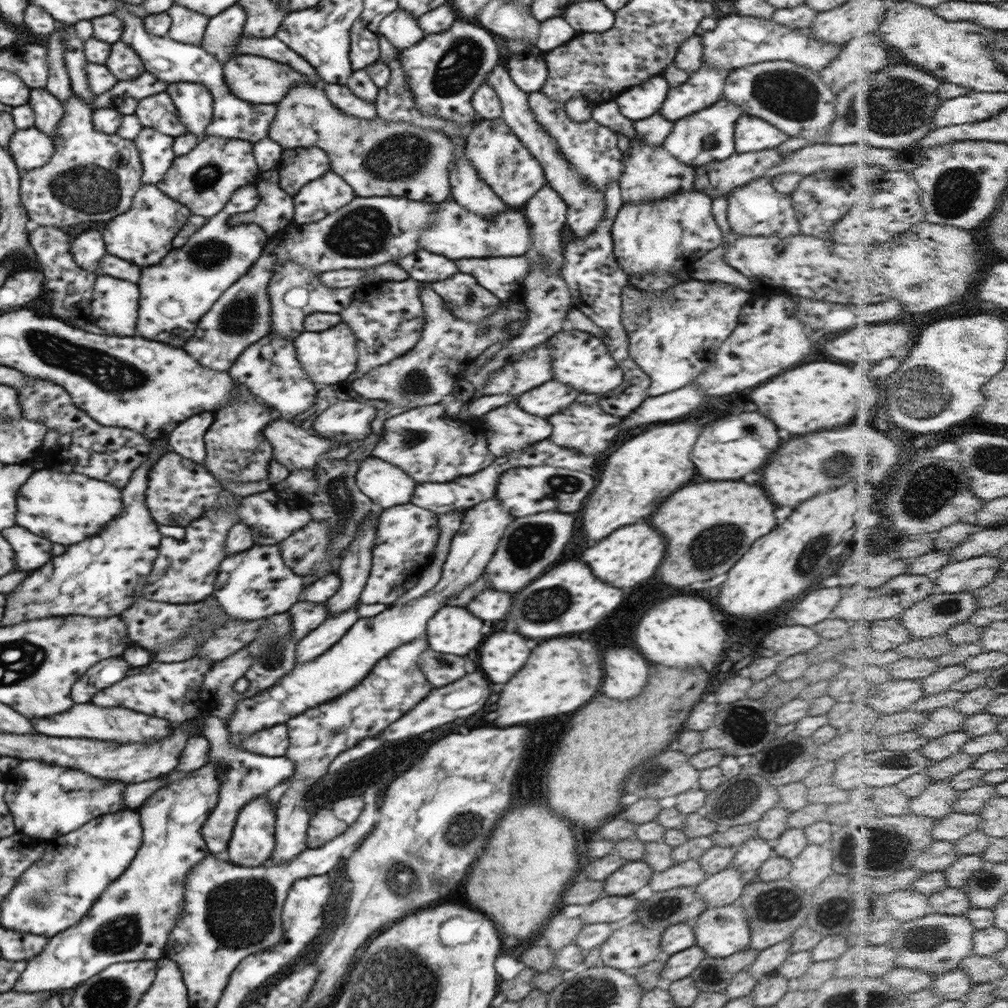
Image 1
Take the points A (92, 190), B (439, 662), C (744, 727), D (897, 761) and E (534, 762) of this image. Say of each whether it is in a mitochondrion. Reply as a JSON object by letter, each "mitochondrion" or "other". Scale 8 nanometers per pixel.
{"A":"mitochondrion","B":"mitochondrion","C":"mitochondrion","D":"other","E":"mitochondrion"}

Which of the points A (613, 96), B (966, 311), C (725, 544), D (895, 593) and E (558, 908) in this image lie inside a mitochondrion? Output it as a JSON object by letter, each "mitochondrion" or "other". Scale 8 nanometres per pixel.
{"A":"other","B":"other","C":"mitochondrion","D":"mitochondrion","E":"other"}

